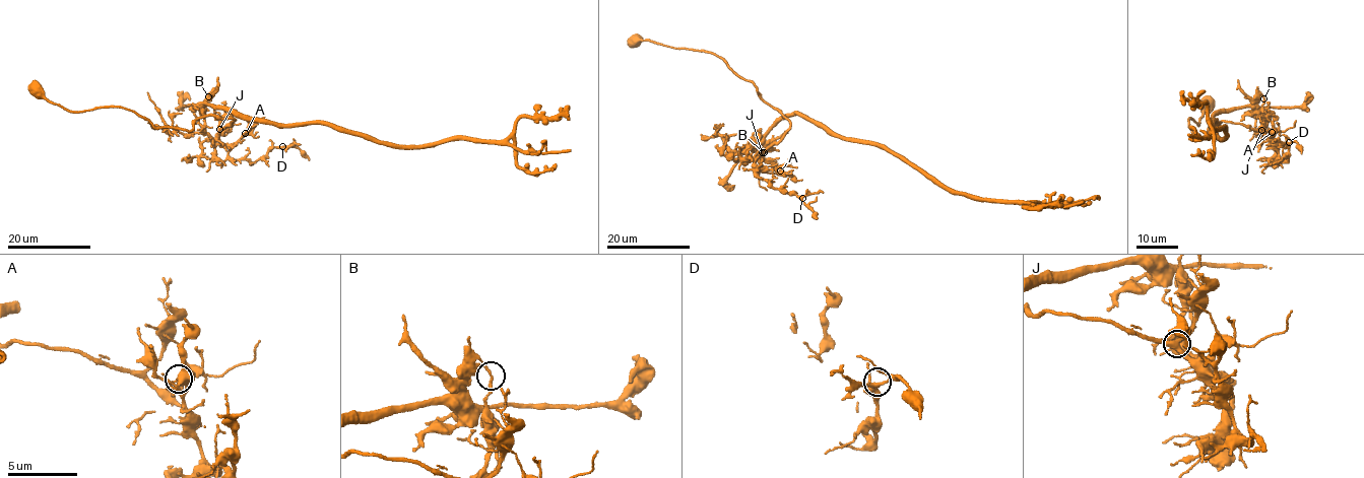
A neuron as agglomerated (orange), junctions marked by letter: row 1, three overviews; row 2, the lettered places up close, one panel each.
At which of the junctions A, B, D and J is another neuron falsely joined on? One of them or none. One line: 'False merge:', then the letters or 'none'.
False merge: B

